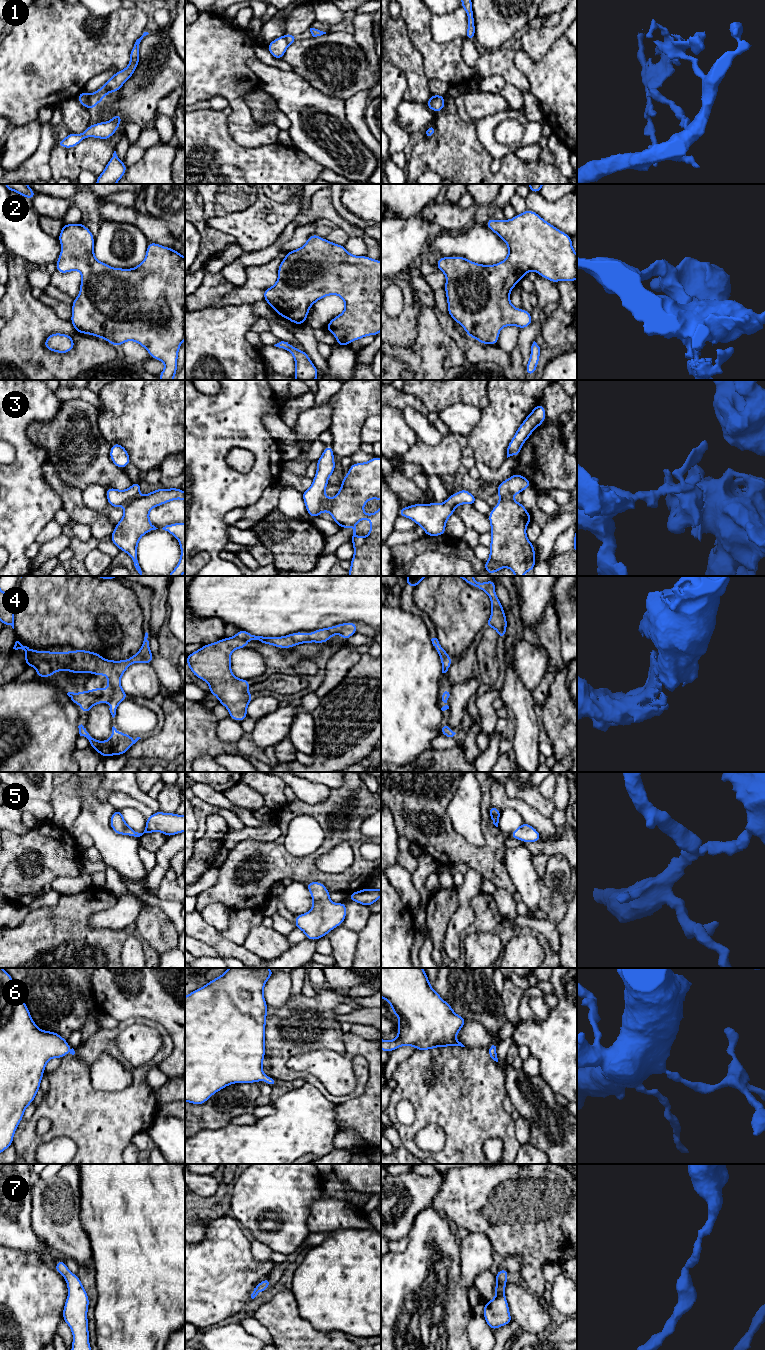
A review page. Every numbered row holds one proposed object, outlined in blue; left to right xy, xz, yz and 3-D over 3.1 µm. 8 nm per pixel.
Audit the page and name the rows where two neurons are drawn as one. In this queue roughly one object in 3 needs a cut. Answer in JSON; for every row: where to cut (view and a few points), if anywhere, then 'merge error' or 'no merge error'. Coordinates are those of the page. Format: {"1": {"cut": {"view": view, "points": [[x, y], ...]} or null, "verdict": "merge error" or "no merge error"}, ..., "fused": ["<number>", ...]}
{"1": {"cut": {"view": "xy", "points": [[88, 95], [89, 107]]}, "verdict": "merge error"}, "2": {"cut": null, "verdict": "no merge error"}, "3": {"cut": {"view": "xz", "points": [[328, 498], [326, 510]]}, "verdict": "merge error"}, "4": {"cut": null, "verdict": "no merge error"}, "5": {"cut": null, "verdict": "no merge error"}, "6": {"cut": null, "verdict": "no merge error"}, "7": {"cut": null, "verdict": "no merge error"}, "fused": ["1", "3"]}

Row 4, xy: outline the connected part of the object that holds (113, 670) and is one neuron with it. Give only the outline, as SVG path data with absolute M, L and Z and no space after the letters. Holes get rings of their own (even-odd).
M145 633L144 641L140 650L129 659L114 661L114 660L106 660L101 657L97 652L90 652L87 650L75 650L75 651L65 651L61 655L59 651L38 651L32 650L27 646L23 646L19 641L15 642L13 649L18 650L22 649L26 651L25 655L25 665L34 666L37 672L37 679L40 677L52 677L54 672L60 672L61 670L65 670L72 673L92 673L96 676L100 676L104 674L108 679L107 689L104 691L101 687L97 687L93 690L82 691L79 693L68 692L67 695L70 697L71 701L78 706L81 702L82 706L79 707L83 713L89 713L90 709L99 703L110 703L111 707L109 708L112 717L114 718L116 715L116 709L118 705L125 699L129 698L128 695L122 689L120 684L120 680L123 676L123 673L127 670L127 668L133 663L147 663L151 664L153 661L153 655L151 653L149 647L149 641L147 640L148 633Z

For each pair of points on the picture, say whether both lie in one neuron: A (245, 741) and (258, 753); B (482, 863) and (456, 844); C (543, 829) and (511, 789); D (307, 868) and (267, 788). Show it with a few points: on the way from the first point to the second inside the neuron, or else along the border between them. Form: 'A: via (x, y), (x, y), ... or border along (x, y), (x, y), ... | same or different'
A: via (248, 744), (255, 751) | same
B: via (476, 858), (462, 850) | same
C: border along (503, 785), (509, 797), (516, 797) | different
D: border along (285, 800), (278, 808) | different

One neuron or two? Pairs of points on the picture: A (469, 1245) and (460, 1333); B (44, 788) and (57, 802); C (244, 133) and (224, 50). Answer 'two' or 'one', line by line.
A: two
B: two
C: one

